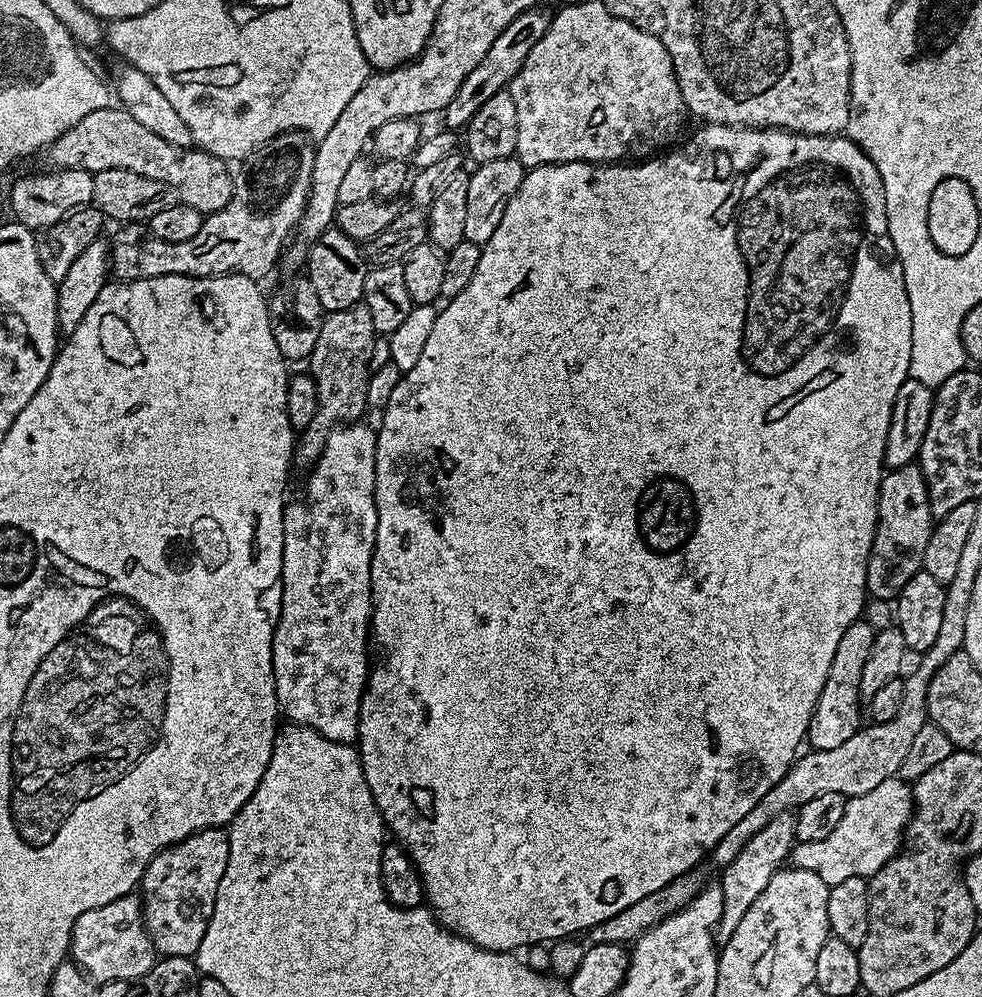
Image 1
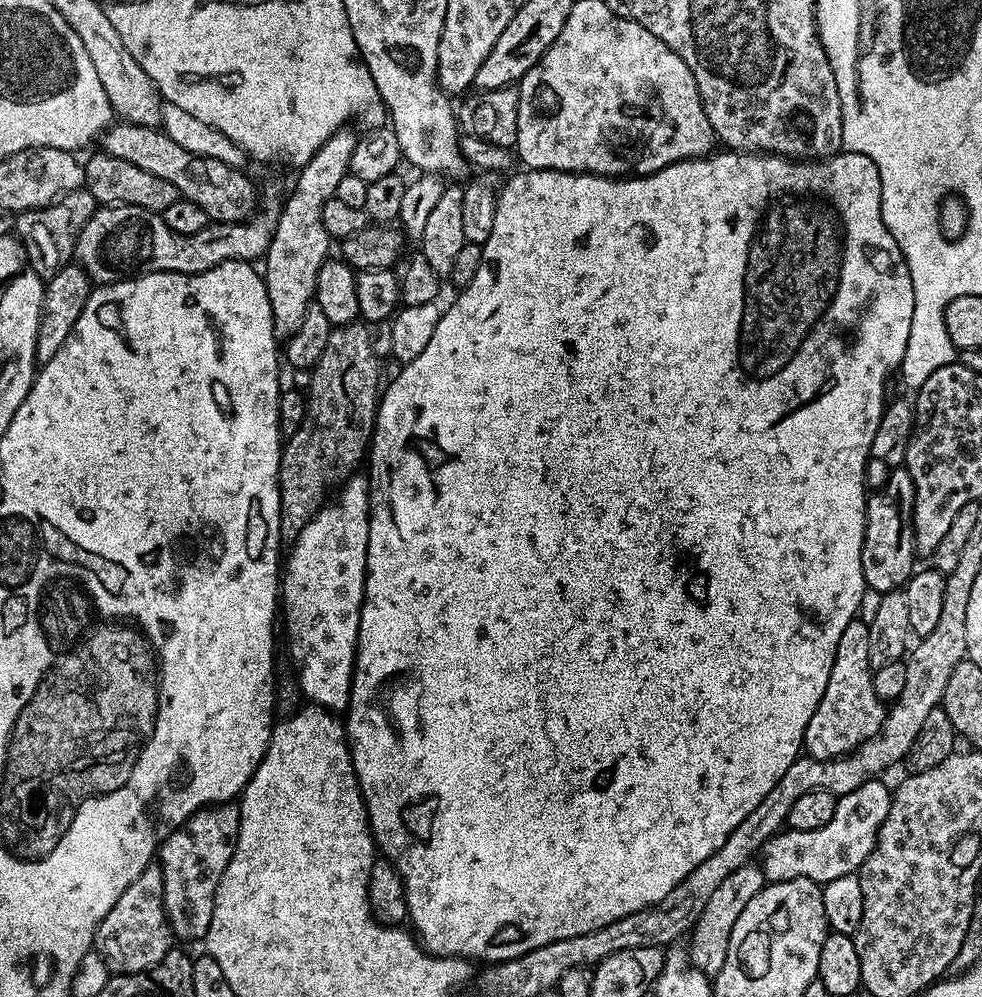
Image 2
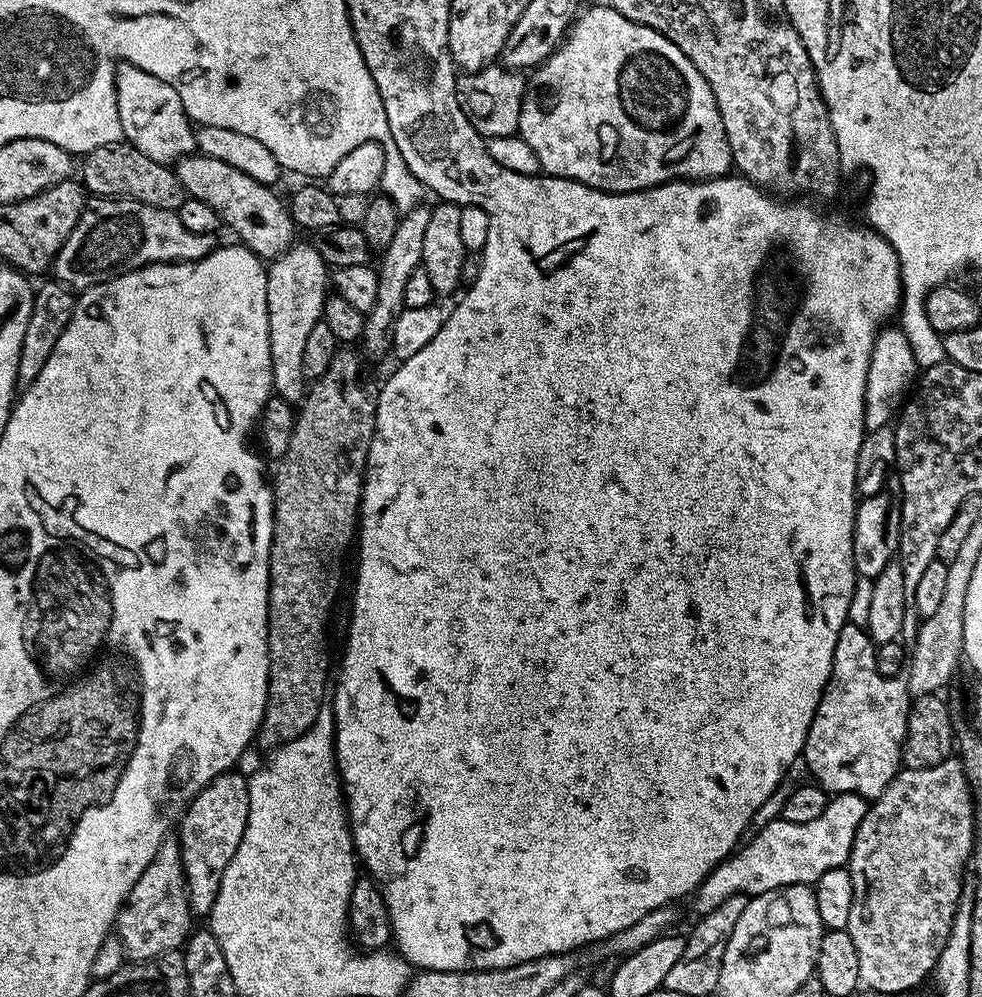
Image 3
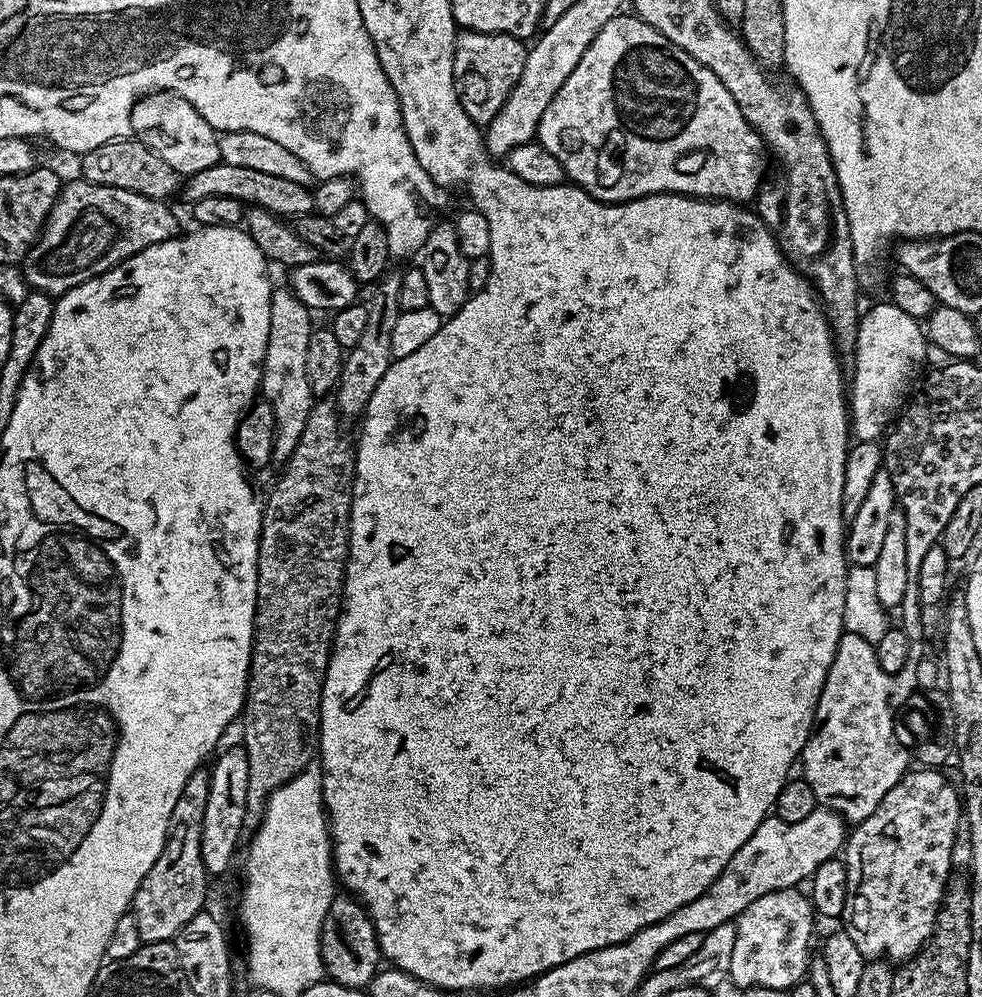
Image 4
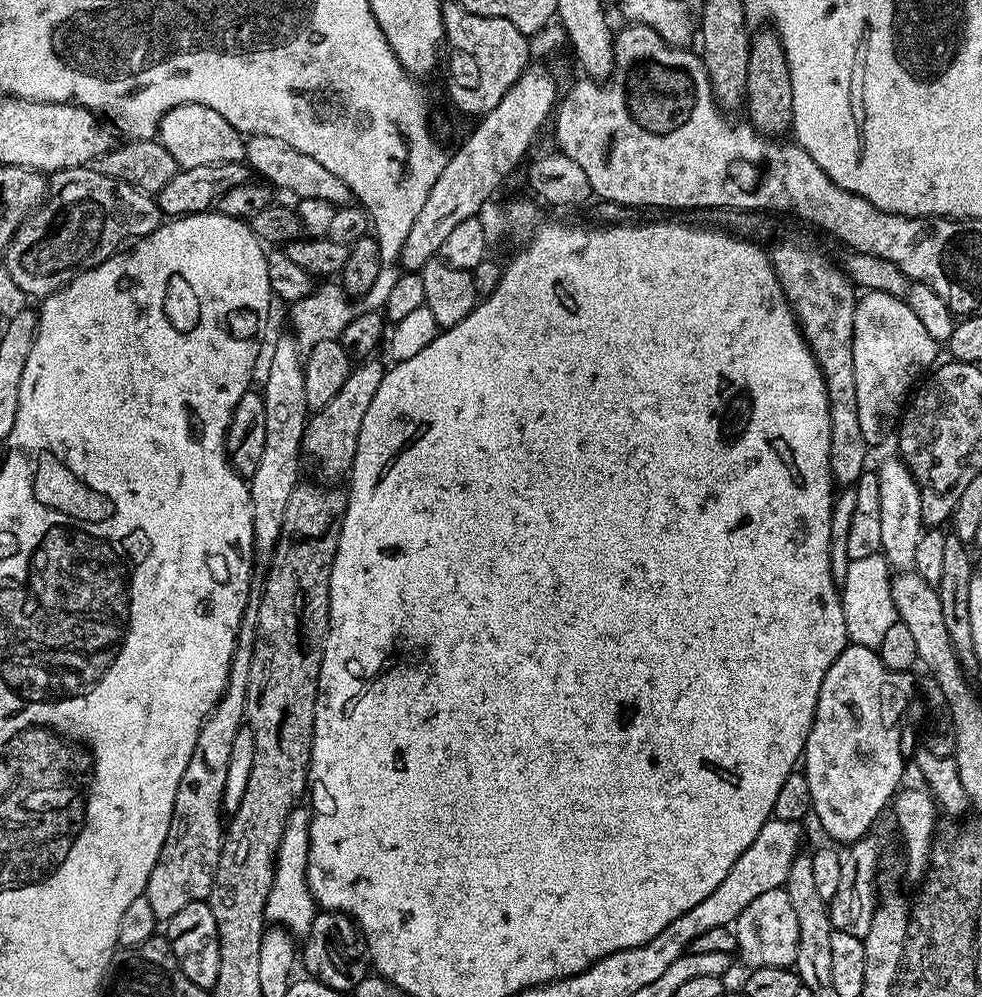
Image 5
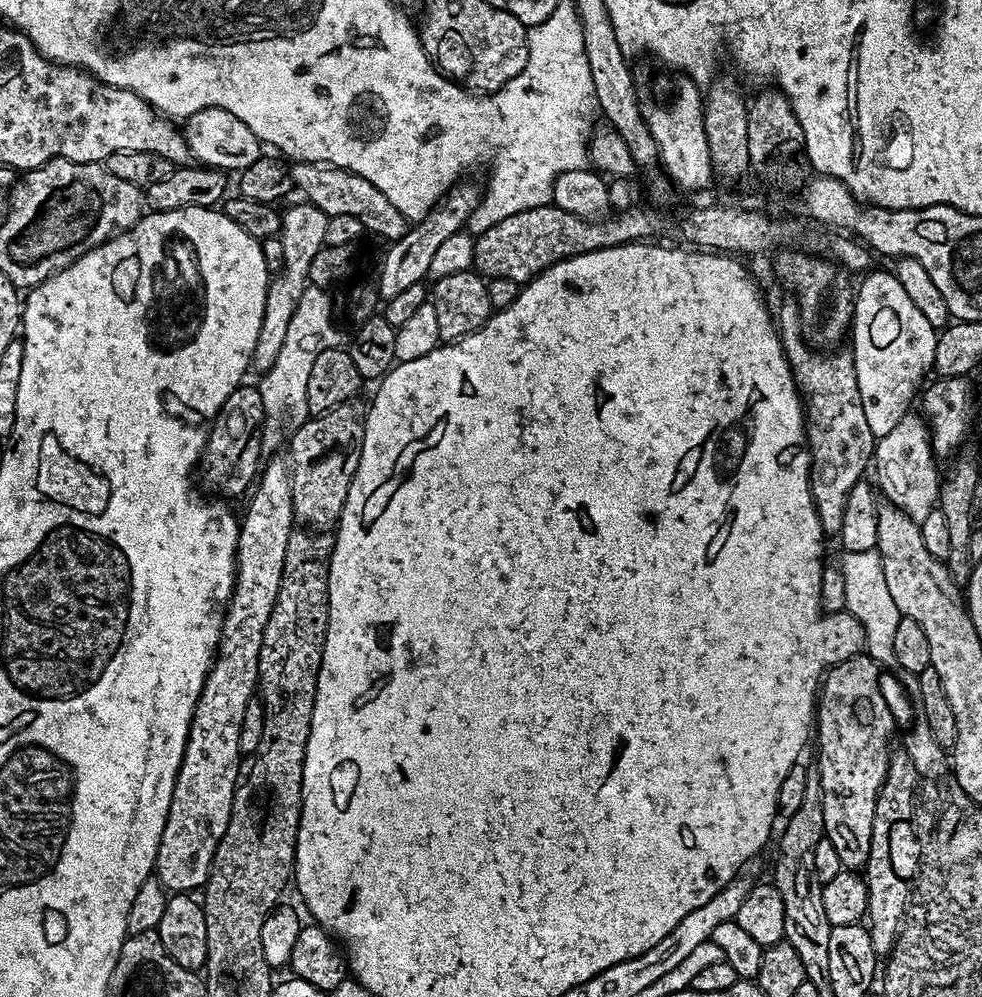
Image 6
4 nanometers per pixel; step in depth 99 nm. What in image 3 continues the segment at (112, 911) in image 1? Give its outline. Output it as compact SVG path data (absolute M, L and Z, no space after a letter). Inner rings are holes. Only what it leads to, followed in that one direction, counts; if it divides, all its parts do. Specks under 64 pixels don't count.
M175 835L165 836L150 866L142 870L142 878L134 882L128 899L116 915L115 935L119 936L129 961L153 960L167 952L175 952L193 931L194 917L188 905L188 887L182 866L180 841Z

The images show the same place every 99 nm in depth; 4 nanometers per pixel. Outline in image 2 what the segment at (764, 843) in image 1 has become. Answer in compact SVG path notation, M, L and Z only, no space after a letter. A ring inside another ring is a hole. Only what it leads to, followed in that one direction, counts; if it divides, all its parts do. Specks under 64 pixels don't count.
M750 863L734 870L734 874L729 874L714 889L710 902L706 902L706 910L702 910L698 922L690 933L692 945L687 945L686 948L688 959L699 972L703 972L709 978L715 978L722 970L726 962L726 950L730 950L730 934L734 934L734 922L738 922L742 910L746 910L746 902L750 902L754 894L761 892L765 883L764 869L755 863Z

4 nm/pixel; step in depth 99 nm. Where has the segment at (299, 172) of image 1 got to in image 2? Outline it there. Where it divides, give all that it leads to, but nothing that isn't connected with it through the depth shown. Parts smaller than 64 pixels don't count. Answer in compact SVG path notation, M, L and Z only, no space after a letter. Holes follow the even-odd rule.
M268 184L258 196L258 211L238 224L210 222L198 234L183 236L166 226L163 215L138 206L97 207L76 243L75 263L86 270L93 285L134 280L151 272L198 274L227 260L256 262L267 252L280 217L282 192Z

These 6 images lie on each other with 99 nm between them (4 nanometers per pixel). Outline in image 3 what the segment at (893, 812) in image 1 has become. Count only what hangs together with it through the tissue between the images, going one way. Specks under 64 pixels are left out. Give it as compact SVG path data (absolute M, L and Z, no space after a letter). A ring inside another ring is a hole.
M842 792L829 799L822 815L810 822L786 822L774 819L755 833L756 837L743 846L737 847L728 859L706 877L694 893L697 917L710 914L726 902L726 898L760 896L775 888L791 884L815 885L826 870L843 868L848 863L858 826L866 818L869 801L853 792Z

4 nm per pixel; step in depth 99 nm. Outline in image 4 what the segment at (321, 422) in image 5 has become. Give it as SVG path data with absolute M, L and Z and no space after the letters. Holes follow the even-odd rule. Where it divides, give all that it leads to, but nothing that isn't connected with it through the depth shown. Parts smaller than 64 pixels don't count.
M389 270L380 277L375 285L372 300L367 301L370 322L366 322L366 331L361 340L345 355L344 365L340 380L336 384L334 403L341 417L363 417L370 398L374 398L374 390L378 390L378 382L382 382L382 374L392 364L392 351L390 341L394 331L394 325L398 322L401 311L398 306L398 290L402 286L400 272Z

